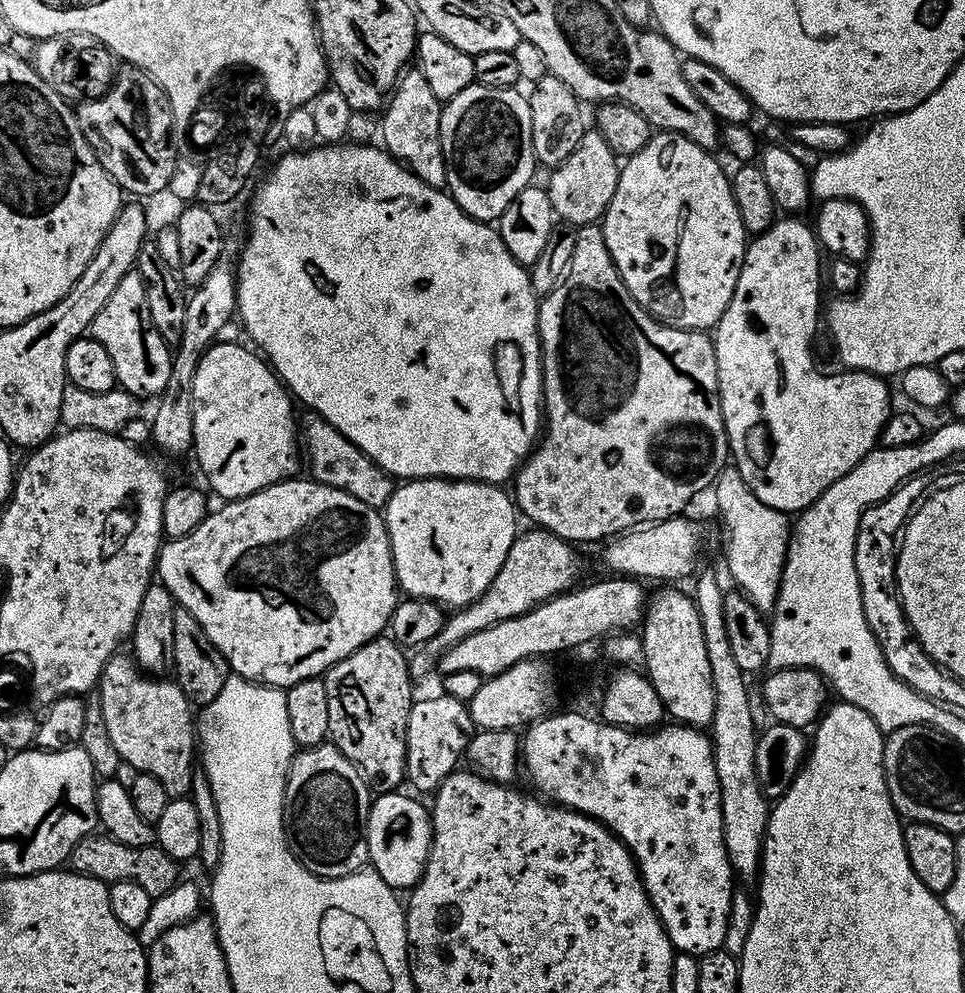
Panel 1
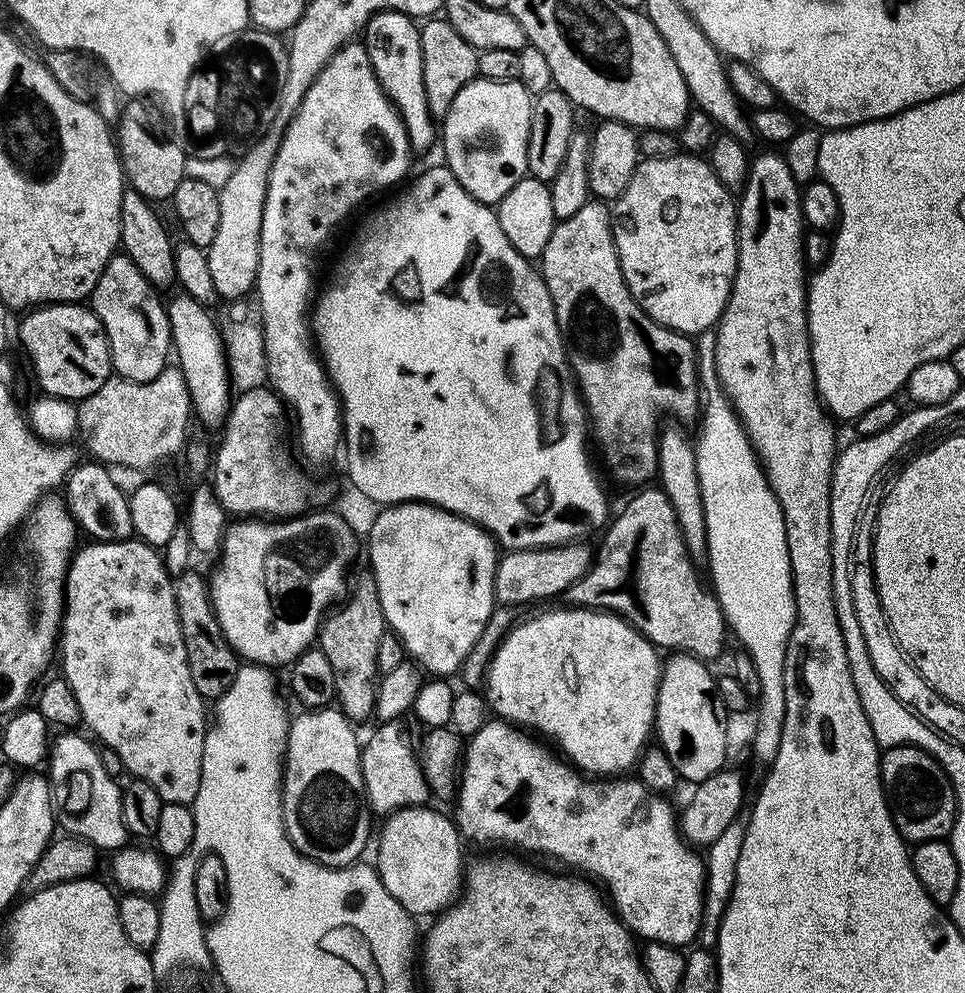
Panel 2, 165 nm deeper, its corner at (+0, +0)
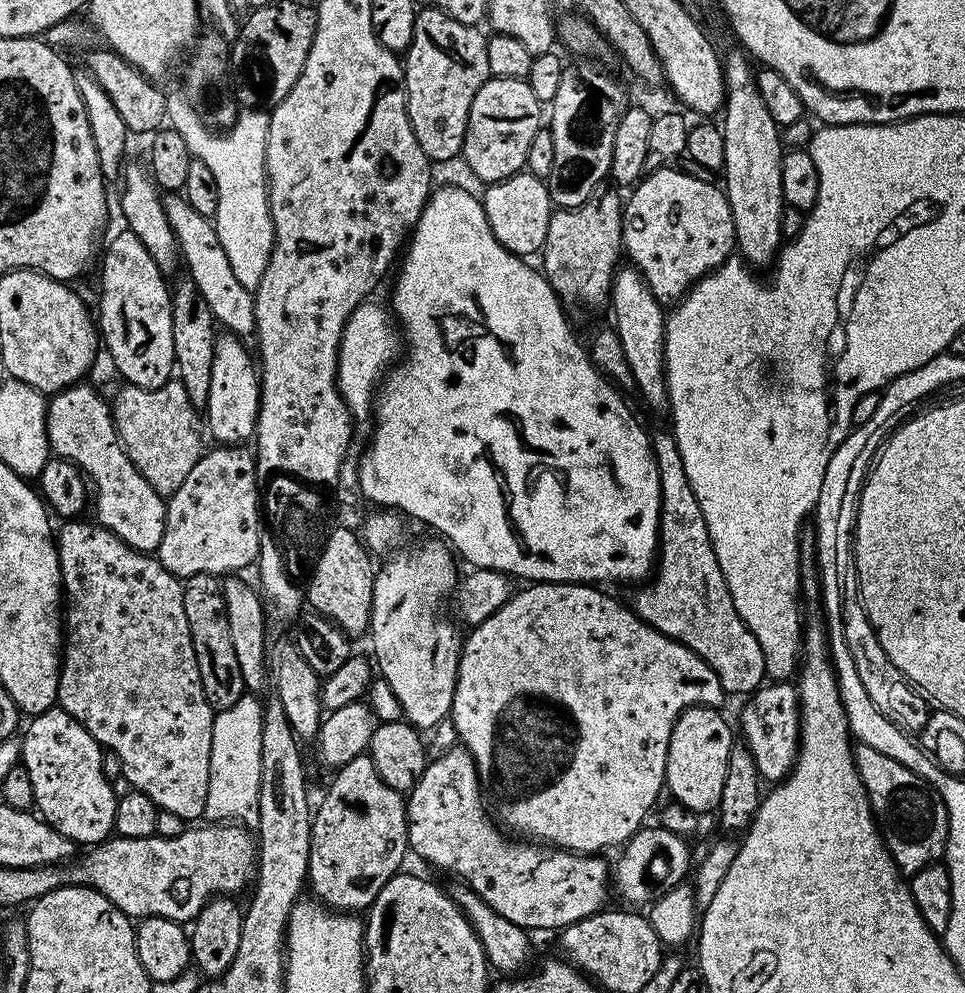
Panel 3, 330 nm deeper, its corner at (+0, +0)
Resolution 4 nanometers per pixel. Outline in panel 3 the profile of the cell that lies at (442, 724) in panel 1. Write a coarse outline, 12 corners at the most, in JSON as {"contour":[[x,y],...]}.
{"contour":[[363,754],[315,805],[307,887],[372,907],[409,855],[405,793]]}

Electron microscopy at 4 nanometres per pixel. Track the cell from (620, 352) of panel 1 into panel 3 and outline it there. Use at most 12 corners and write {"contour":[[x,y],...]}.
{"contour":[[624,204],[556,208],[542,271],[565,305],[609,303]]}

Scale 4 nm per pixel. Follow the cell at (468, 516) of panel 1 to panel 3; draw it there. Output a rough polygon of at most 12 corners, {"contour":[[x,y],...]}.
{"contour":[[449,545],[379,565],[371,655],[404,719],[450,716],[462,636]]}

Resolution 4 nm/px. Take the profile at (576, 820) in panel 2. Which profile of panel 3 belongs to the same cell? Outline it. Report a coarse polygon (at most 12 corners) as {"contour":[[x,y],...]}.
{"contour":[[455,746],[407,793],[411,855],[506,922],[605,911],[610,864],[513,838]]}

